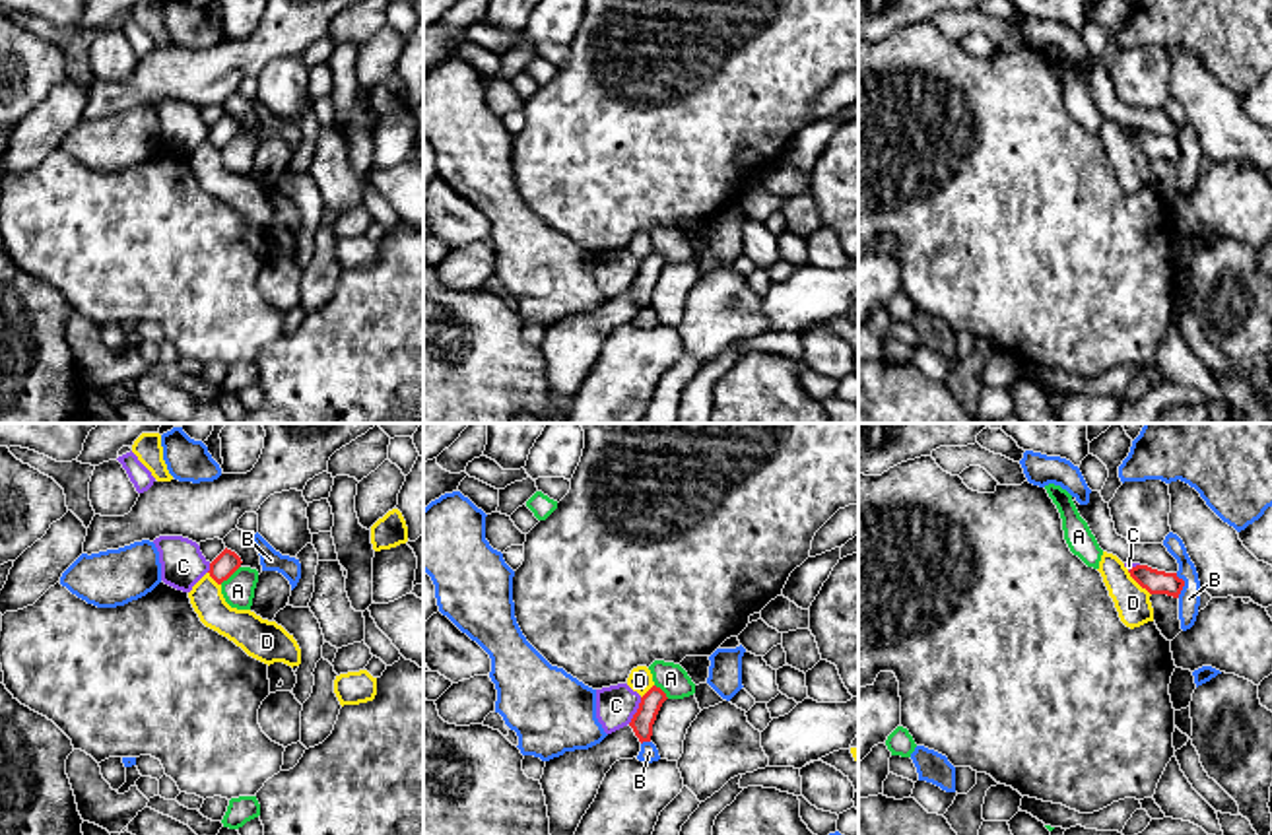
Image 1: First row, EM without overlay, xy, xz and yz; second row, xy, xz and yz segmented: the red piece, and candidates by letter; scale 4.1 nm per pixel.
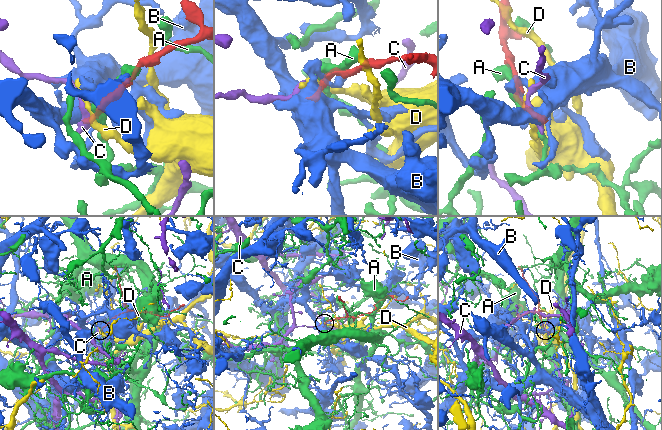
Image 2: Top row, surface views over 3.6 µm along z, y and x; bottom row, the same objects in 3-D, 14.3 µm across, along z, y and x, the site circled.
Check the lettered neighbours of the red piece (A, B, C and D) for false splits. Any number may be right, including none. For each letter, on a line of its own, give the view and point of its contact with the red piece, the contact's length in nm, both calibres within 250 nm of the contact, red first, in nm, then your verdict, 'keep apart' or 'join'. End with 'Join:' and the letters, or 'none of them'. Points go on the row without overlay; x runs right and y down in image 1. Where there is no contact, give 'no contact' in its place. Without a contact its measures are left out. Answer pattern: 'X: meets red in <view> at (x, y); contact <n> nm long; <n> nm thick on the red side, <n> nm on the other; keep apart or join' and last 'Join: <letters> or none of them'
A: meets red in xy at (230, 140); contact 120 nm long; 100 nm thick on the red side, 130 nm on the other; keep apart
B: meets red in yz at (1183, 150); contact 110 nm long; 100 nm thick on the red side, 90 nm on the other; keep apart
C: meets red in xz at (637, 276); contact 130 nm long; 90 nm thick on the red side, 160 nm on the other; keep apart
D: meets red in yz at (1138, 148); contact 140 nm long; 100 nm thick on the red side, 140 nm on the other; keep apart
Join: none of them

